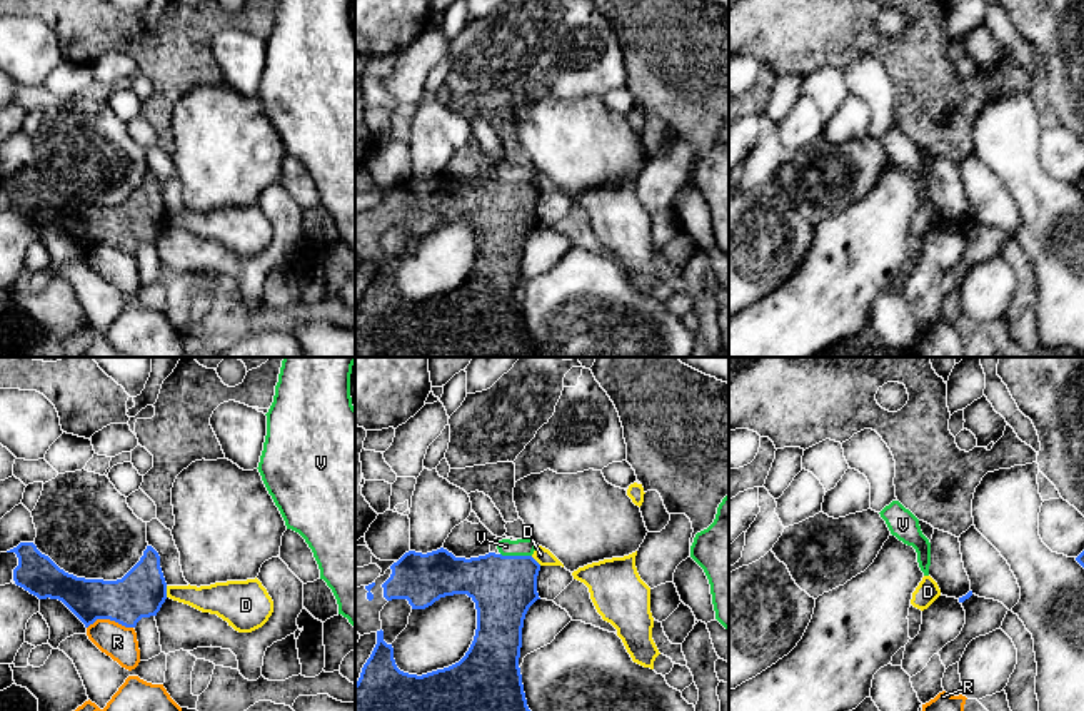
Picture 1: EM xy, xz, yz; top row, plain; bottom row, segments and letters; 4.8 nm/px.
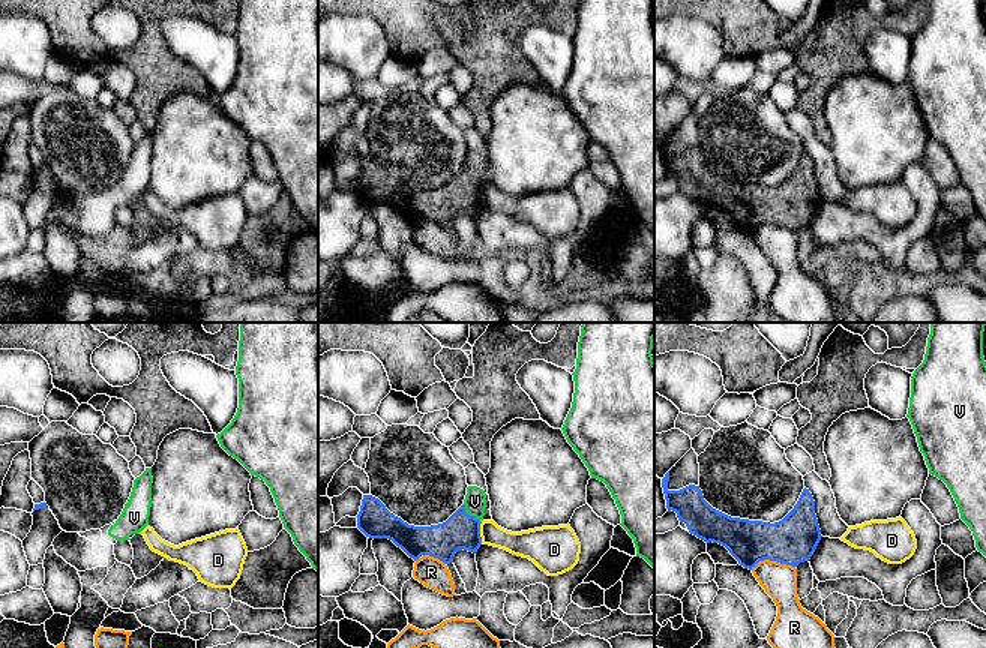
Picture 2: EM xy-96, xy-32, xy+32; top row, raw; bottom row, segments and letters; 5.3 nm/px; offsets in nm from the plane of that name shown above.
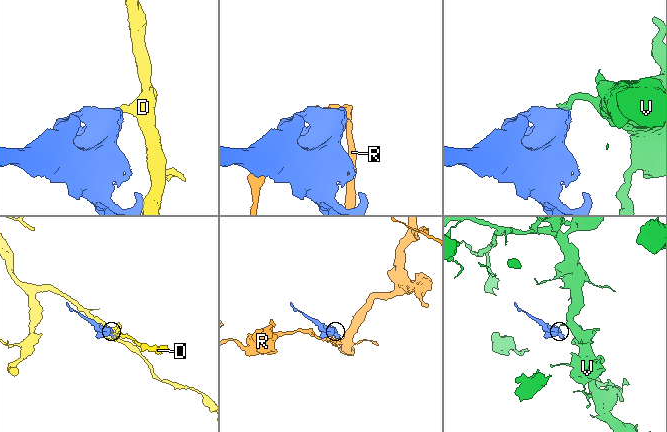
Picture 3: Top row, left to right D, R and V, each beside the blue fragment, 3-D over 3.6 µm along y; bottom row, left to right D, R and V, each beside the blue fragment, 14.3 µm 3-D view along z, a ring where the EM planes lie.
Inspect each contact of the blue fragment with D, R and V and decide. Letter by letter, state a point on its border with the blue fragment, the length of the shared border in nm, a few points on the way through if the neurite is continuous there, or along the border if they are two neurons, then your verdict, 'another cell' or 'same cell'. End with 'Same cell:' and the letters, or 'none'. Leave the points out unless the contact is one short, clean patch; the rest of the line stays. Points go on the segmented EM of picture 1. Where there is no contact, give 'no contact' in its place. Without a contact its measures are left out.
D: meets blue in xy at (165, 591); contact 60 nm long; border along xy (165, 586), (167, 596); another cell
R: meets blue in xy at (109, 618); contact 220 nm long; border along xy (132, 626), (95, 620), (87, 628); another cell
V: meets blue in xz at (516, 556); contact 150 nm long; border along xz (501, 553), (531, 556); another cell
Same cell: none

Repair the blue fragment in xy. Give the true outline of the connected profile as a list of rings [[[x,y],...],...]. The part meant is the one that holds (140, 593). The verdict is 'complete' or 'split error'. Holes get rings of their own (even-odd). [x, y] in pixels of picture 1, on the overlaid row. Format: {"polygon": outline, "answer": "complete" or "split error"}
{"polygon": [[[20,542],[7,551],[15,552],[18,566],[13,581],[38,599],[62,601],[88,628],[97,619],[110,619],[125,628],[135,628],[142,618],[157,616],[167,599],[167,582],[160,567],[160,556],[147,546],[140,561],[117,581],[85,579],[60,569],[48,556],[42,554],[33,542]]], "answer": "complete"}

